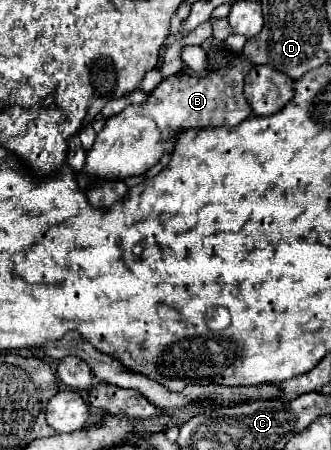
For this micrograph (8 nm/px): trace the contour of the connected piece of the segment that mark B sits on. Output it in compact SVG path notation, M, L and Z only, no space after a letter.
M235 60L231 66L211 72L209 76L187 76L175 74L165 78L141 106L127 106L117 116L105 122L105 128L97 134L93 148L87 152L85 168L81 172L83 178L129 178L129 176L143 176L149 168L153 168L163 154L169 154L175 146L175 138L179 132L191 128L207 128L207 126L233 126L241 124L249 118L251 108L243 96L243 78L251 70L251 64L245 60Z

